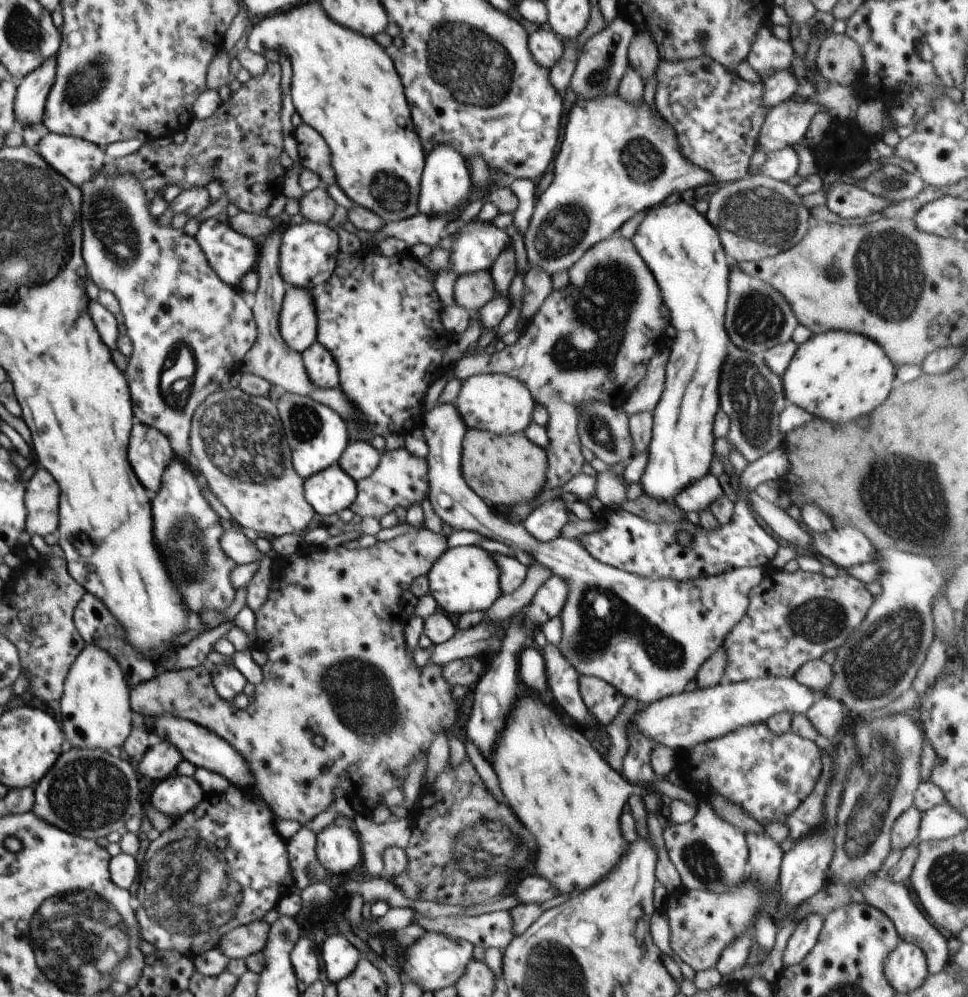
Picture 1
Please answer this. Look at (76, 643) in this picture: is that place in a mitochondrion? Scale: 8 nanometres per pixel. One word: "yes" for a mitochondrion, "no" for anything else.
no

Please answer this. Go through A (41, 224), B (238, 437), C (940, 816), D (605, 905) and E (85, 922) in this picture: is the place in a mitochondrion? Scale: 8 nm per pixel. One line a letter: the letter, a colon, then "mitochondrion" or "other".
A: mitochondrion
B: mitochondrion
C: other
D: other
E: mitochondrion

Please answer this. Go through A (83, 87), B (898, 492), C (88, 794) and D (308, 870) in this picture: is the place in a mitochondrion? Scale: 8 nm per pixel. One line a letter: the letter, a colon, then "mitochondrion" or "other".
A: mitochondrion
B: mitochondrion
C: mitochondrion
D: mitochondrion

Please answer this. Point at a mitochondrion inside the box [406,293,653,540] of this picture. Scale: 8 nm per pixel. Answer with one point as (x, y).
(598, 430)

